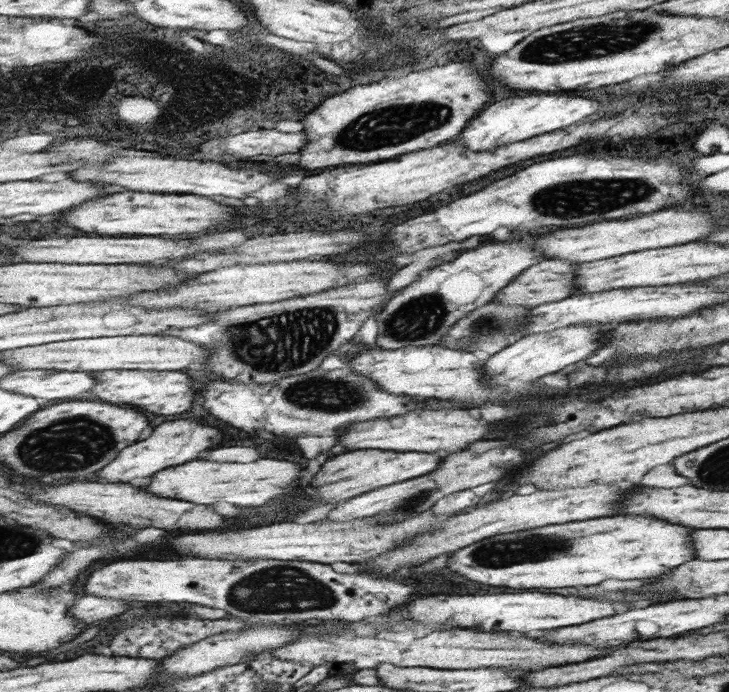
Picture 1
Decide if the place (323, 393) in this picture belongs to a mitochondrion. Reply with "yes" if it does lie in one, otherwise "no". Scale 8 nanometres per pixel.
yes

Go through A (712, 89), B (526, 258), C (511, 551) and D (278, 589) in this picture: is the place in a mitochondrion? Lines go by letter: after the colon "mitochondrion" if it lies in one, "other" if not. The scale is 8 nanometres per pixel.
A: other
B: other
C: mitochondrion
D: mitochondrion

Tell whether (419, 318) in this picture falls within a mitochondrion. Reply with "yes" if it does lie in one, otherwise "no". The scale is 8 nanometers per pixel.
yes

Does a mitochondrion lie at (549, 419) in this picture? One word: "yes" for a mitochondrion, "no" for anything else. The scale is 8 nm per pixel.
yes

